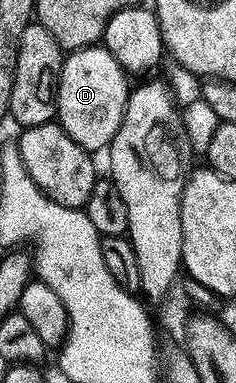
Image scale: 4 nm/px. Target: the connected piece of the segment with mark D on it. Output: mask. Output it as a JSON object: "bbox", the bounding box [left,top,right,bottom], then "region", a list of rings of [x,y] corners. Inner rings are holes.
{"bbox":[59,47,131,151],"region":[[[105,47],[82,49],[72,54],[61,70],[59,121],[76,145],[88,151],[108,150],[121,130],[131,96],[130,78],[112,52]]]}

